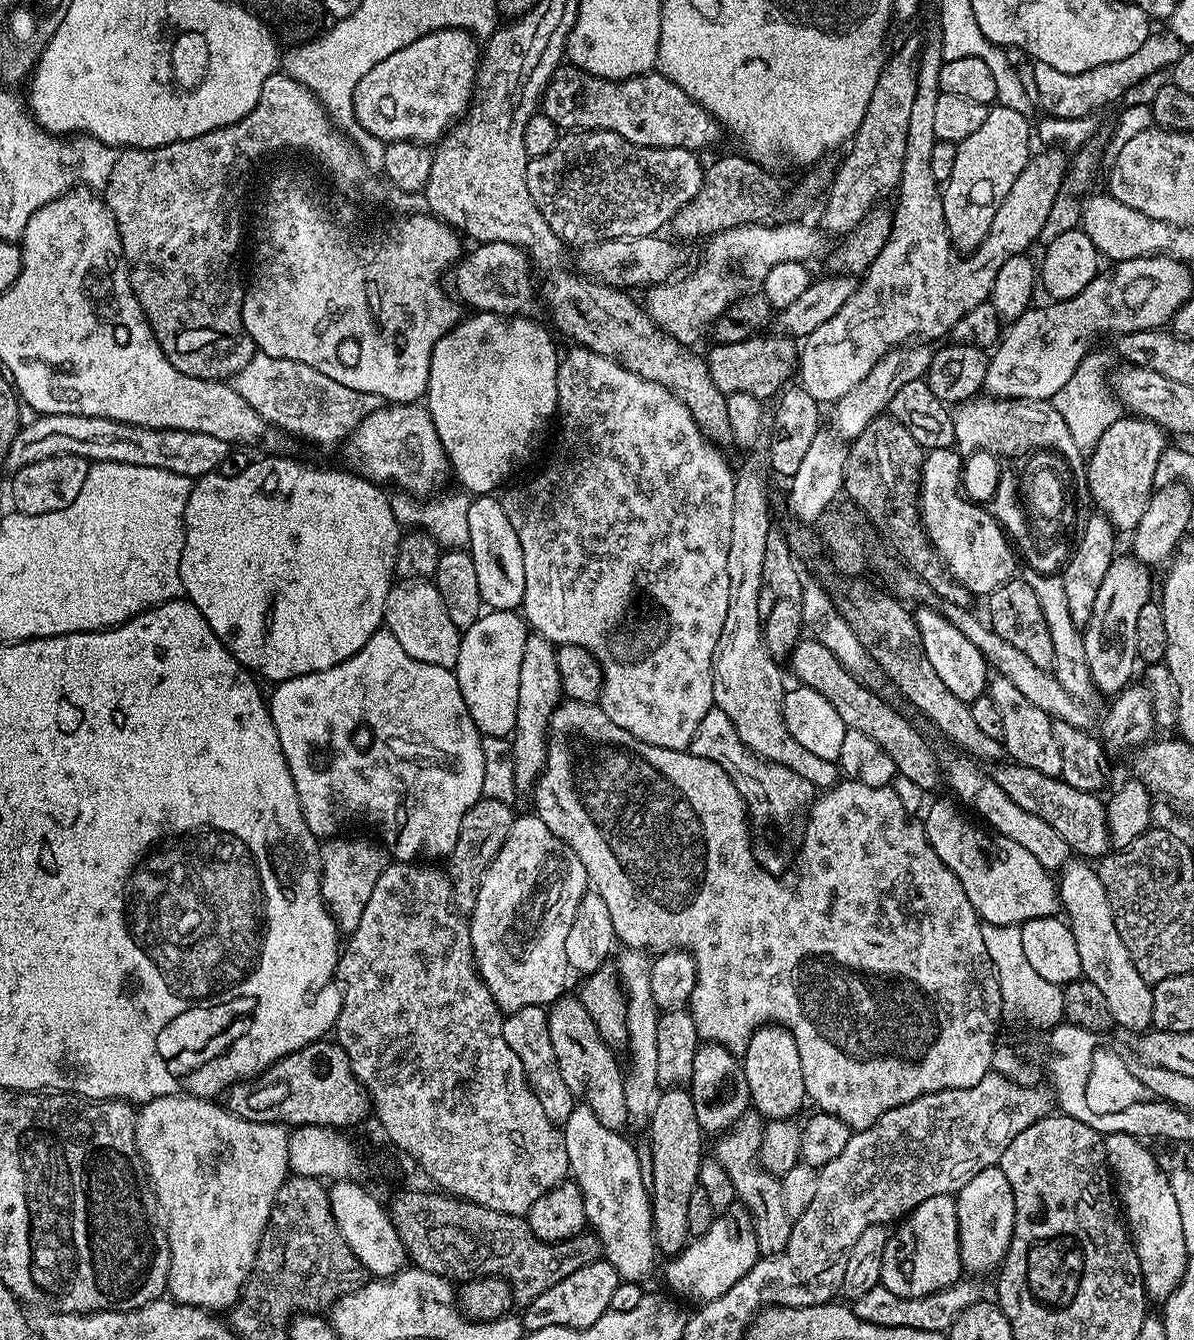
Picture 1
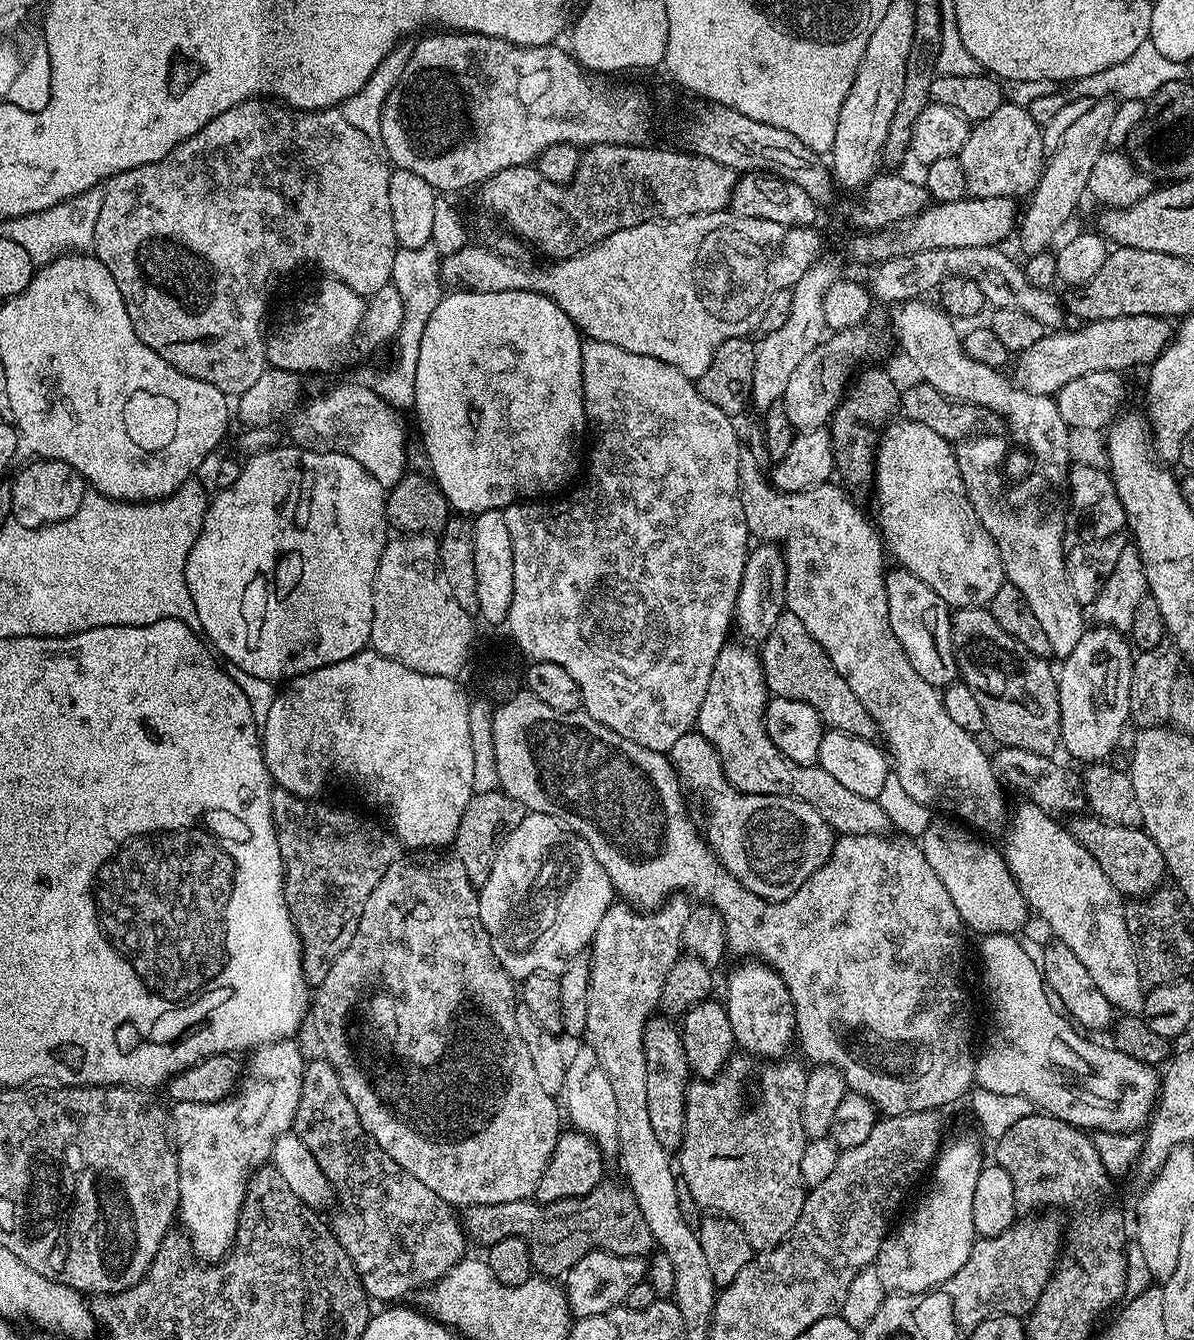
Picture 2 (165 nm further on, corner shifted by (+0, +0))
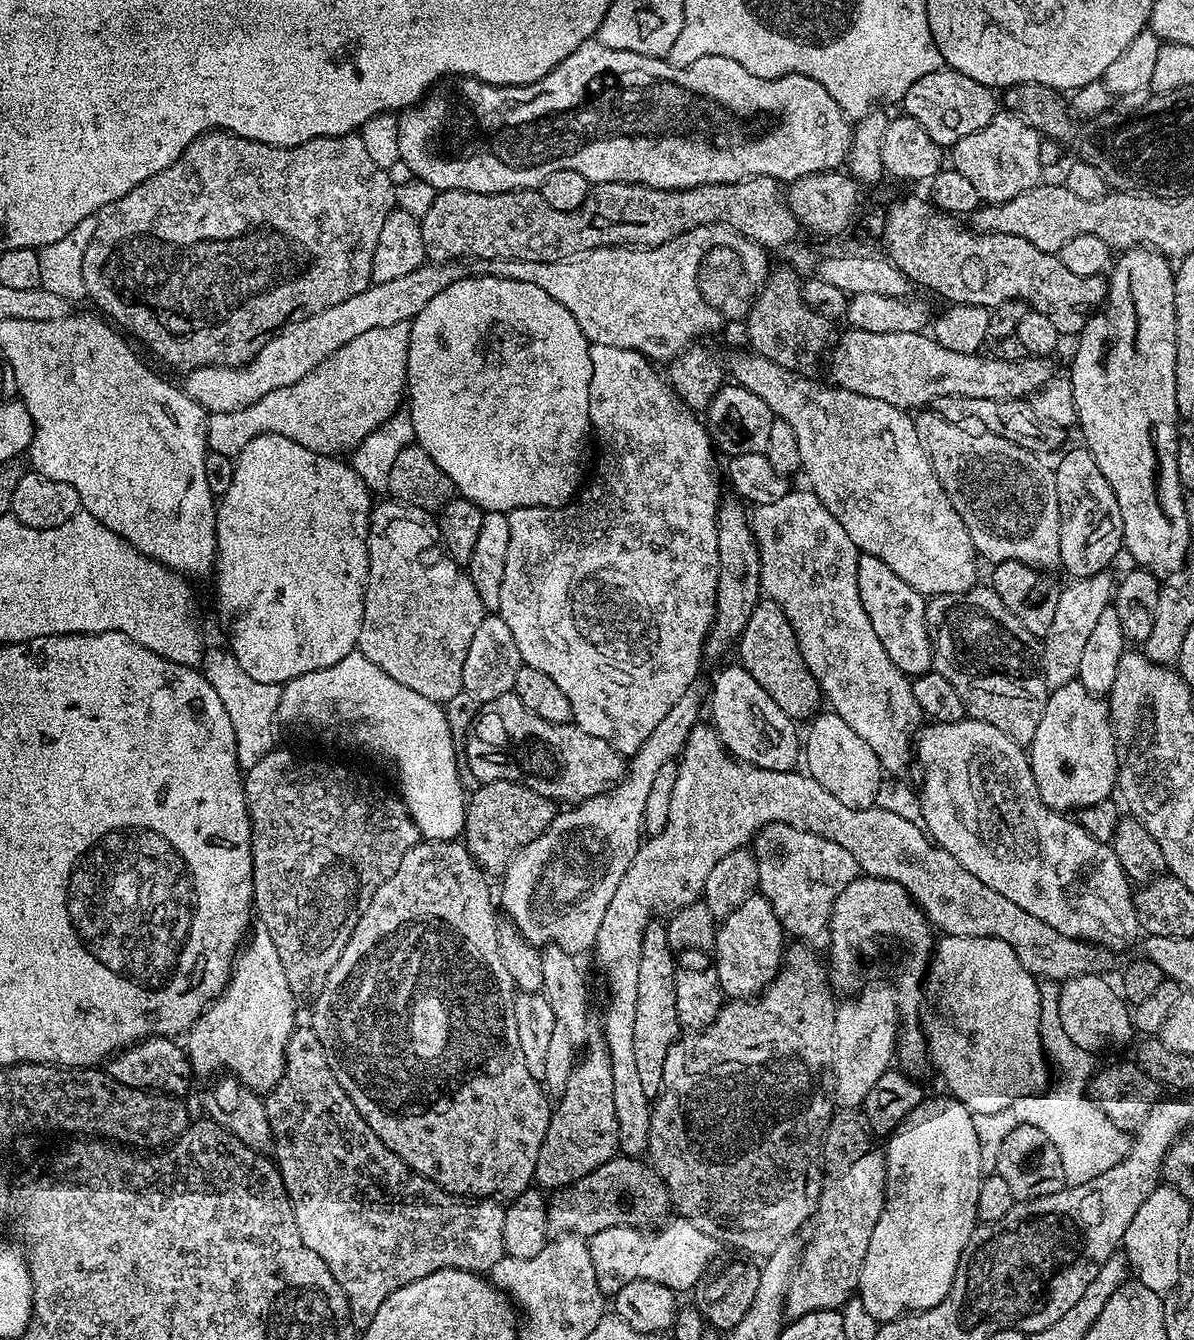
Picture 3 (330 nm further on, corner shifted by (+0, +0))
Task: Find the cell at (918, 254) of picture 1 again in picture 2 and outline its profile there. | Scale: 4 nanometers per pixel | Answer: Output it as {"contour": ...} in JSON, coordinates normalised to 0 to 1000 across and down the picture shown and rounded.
{"contour":[[[721,243],[698,247],[681,263],[672,267],[668,276],[665,276],[655,301],[658,312],[668,323],[690,319],[696,314],[697,307],[707,298],[707,293],[714,283],[714,274],[719,269],[725,268],[730,260],[730,254],[725,246],[726,244]]]}

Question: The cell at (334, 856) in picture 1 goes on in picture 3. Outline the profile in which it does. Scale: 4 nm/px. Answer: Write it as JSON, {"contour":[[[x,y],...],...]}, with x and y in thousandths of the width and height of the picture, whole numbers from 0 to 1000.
{"contour":[[[232,557],[230,560],[224,561],[221,566],[214,572],[206,576],[204,580],[204,583],[204,595],[208,599],[208,609],[211,612],[211,670],[214,677],[216,678],[216,687],[219,689],[220,695],[224,696],[226,703],[229,703],[229,709],[233,709],[233,715],[236,715],[236,724],[240,724],[240,733],[243,736],[245,743],[250,745],[252,747],[258,746],[257,748],[264,747],[265,743],[270,739],[270,736],[273,733],[275,725],[280,721],[280,718],[283,718],[283,715],[286,712],[286,709],[290,706],[290,703],[293,703],[293,697],[296,694],[296,691],[300,688],[302,681],[310,673],[310,670],[317,664],[317,661],[320,661],[320,658],[323,658],[323,655],[327,655],[330,652],[330,649],[333,649],[333,646],[337,644],[337,640],[340,640],[340,634],[343,634],[348,630],[353,629],[353,625],[350,616],[343,610],[343,607],[340,604],[338,597],[331,590],[324,591],[318,585],[314,585],[308,579],[301,579],[295,573],[291,573],[288,570],[277,570],[275,567],[254,567],[251,564],[247,564],[245,561],[240,561],[240,559]]]}

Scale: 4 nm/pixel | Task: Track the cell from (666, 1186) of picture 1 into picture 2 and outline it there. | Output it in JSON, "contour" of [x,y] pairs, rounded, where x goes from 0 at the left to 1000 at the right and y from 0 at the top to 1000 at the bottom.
{"contour":[[[547,757],[539,766],[539,786],[541,787],[541,829],[544,831],[544,841],[554,855],[569,857],[575,840],[575,816],[578,808],[578,798],[575,784],[571,781],[570,768],[565,760]]]}

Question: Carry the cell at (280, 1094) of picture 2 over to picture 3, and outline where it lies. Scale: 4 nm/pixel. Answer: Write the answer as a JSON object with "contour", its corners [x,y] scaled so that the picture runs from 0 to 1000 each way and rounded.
{"contour":[[[220,694],[215,696],[215,699],[211,702],[209,701],[200,708],[194,720],[194,728],[191,730],[191,735],[188,737],[188,741],[182,746],[178,746],[157,768],[156,782],[161,787],[168,785],[168,791],[173,796],[188,797],[184,799],[197,803],[212,815],[224,816],[238,804],[240,781],[243,778],[243,772],[250,766],[248,761],[250,746],[245,743],[240,733],[240,724],[236,724],[236,715],[233,715],[233,709],[229,709],[229,703],[226,703],[224,696]]]}

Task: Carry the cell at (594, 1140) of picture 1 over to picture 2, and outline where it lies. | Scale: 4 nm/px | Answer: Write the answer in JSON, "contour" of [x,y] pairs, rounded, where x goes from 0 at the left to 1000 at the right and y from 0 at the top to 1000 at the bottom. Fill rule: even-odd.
{"contour":[[[487,778],[482,786],[475,789],[476,798],[471,816],[471,827],[480,843],[495,848],[507,863],[513,864],[519,859],[518,852],[518,822],[514,820],[514,810],[501,793],[501,787],[494,778]],[[472,820],[472,821],[472,821]]]}

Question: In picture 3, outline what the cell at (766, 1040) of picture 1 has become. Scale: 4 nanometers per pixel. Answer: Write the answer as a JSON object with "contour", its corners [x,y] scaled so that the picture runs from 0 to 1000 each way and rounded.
{"contour":[[[636,667],[626,669],[625,673],[618,676],[618,679],[615,679],[602,687],[600,694],[598,722],[607,744],[636,743],[645,732],[653,726],[657,707],[658,696],[657,692],[652,688],[645,673]]]}

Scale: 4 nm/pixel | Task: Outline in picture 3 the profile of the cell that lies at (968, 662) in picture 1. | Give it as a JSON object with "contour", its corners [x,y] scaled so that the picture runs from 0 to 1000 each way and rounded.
{"contour":[[[721,414],[719,419],[719,442],[722,446],[722,452],[725,452],[725,458],[729,458],[729,466],[732,467],[732,473],[735,473],[735,479],[742,482],[742,488],[755,500],[758,504],[766,506],[771,504],[773,501],[781,501],[781,497],[781,475],[779,471],[779,463],[776,462],[776,455],[777,454],[776,446],[765,437],[755,434],[742,419],[739,419],[731,415]]]}

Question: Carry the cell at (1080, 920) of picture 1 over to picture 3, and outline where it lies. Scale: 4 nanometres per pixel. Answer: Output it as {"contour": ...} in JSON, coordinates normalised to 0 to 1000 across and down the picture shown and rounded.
{"contour":[[[813,536],[795,540],[778,540],[766,553],[765,567],[768,571],[771,569],[771,573],[774,575],[774,583],[771,585],[771,590],[769,589],[770,608],[772,610],[773,617],[778,625],[788,633],[799,637],[799,640],[802,640],[802,643],[806,643],[806,646],[809,646],[809,649],[812,649],[812,652],[816,652],[817,655],[826,658],[826,661],[836,664],[836,667],[839,667],[839,670],[846,670],[846,673],[849,673],[849,676],[856,676],[856,679],[859,679],[859,682],[866,682],[866,685],[876,688],[876,691],[883,691],[883,694],[886,694],[891,699],[898,699],[901,701],[910,701],[912,704],[934,709],[934,707],[941,706],[941,701],[948,695],[950,696],[952,695],[950,666],[946,662],[944,652],[940,649],[940,646],[933,637],[930,629],[916,625],[910,619],[905,618],[900,611],[895,610],[892,607],[878,603],[876,599],[873,599],[873,596],[869,593],[868,581],[864,577],[864,568],[862,562],[855,556],[849,554],[843,548],[839,548],[839,545],[836,545],[836,542],[829,542],[826,539]]]}

